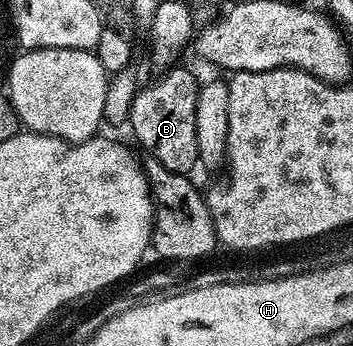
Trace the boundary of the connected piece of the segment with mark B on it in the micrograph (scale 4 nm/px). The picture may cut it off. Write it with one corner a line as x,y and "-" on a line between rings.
171,66
163,70
162,75
155,83
150,83
147,87
139,86
131,103
128,127
134,130
134,135
138,138
138,143
147,152
149,158
160,161
164,169
179,173
193,172
193,167
199,166
198,150
196,149
196,97
200,86
200,79
197,79
186,67

